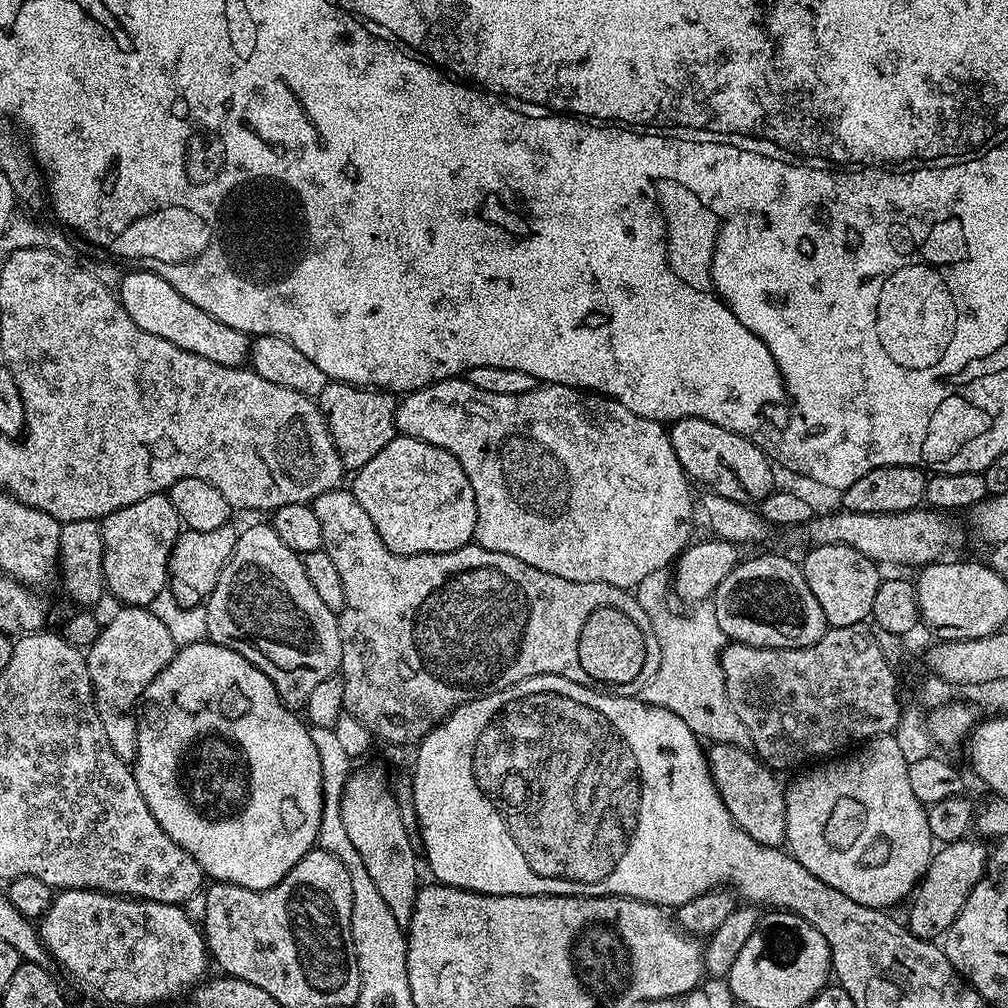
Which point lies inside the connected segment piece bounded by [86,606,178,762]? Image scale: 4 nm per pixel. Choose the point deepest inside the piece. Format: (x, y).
(128, 653)

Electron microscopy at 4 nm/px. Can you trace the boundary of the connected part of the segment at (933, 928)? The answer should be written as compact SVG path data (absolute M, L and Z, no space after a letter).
M965 838L945 843L937 847L928 863L928 869L920 877L920 883L911 897L906 927L918 938L935 941L943 937L948 927L958 918L962 906L966 906L966 898L970 898L970 890L984 876L988 868L990 848L983 839Z

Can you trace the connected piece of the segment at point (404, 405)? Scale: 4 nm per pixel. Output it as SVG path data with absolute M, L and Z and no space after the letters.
M453 378L439 380L436 384L407 393L396 405L396 430L401 436L430 442L430 446L438 446L454 454L454 458L458 458L474 490L475 543L498 554L510 554L510 558L518 558L526 562L526 566L534 566L534 570L542 570L546 574L558 574L558 578L566 578L570 582L602 582L632 590L642 582L642 578L646 578L646 574L665 571L693 539L693 485L690 483L688 473L678 462L678 454L674 454L669 429L659 420L642 418L626 410L626 406L622 406L617 400L609 400L606 396L571 388L565 384L546 383L541 383L526 394L490 394L490 390L478 390L478 386L470 386L466 378Z

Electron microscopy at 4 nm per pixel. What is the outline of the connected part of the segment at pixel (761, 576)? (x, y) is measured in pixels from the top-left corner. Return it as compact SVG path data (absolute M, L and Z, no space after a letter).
M752 556L741 559L740 565L716 587L714 607L718 626L722 626L725 637L738 644L749 644L755 648L805 648L814 646L822 638L829 626L818 598L806 586L803 567L784 556Z

